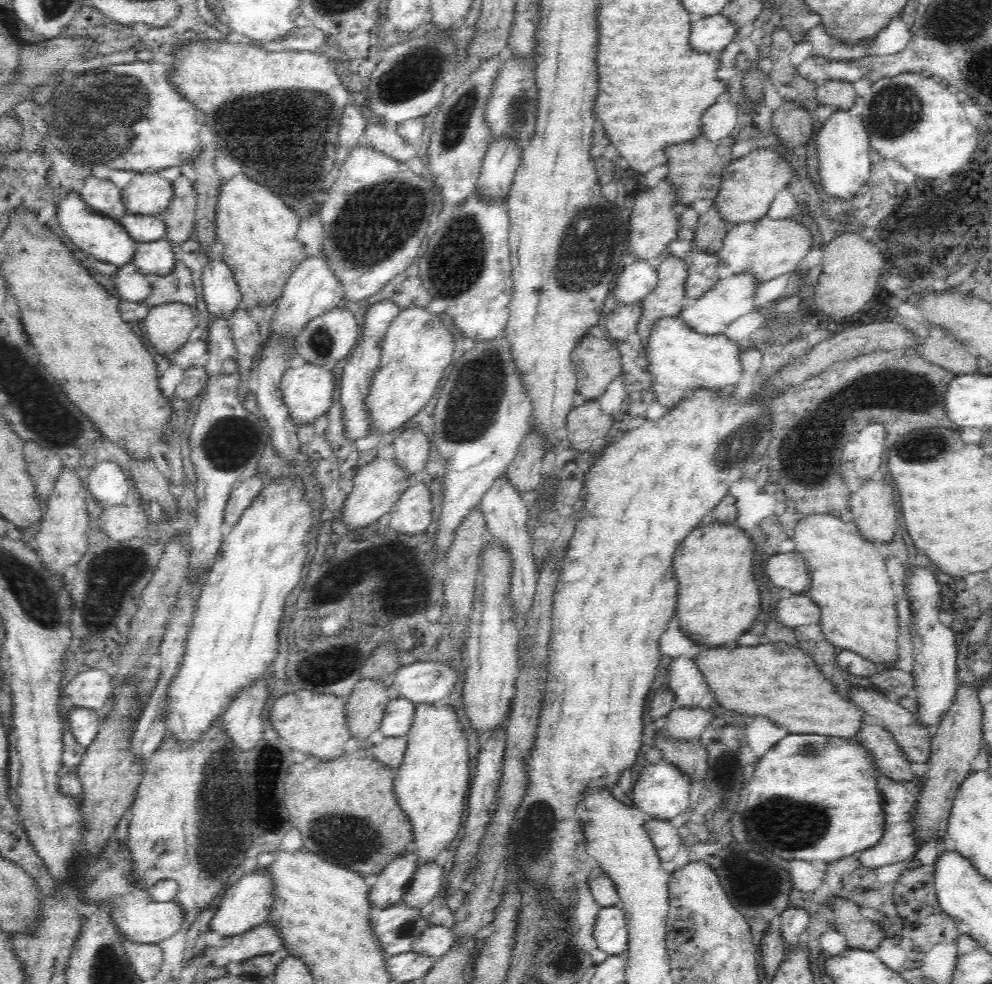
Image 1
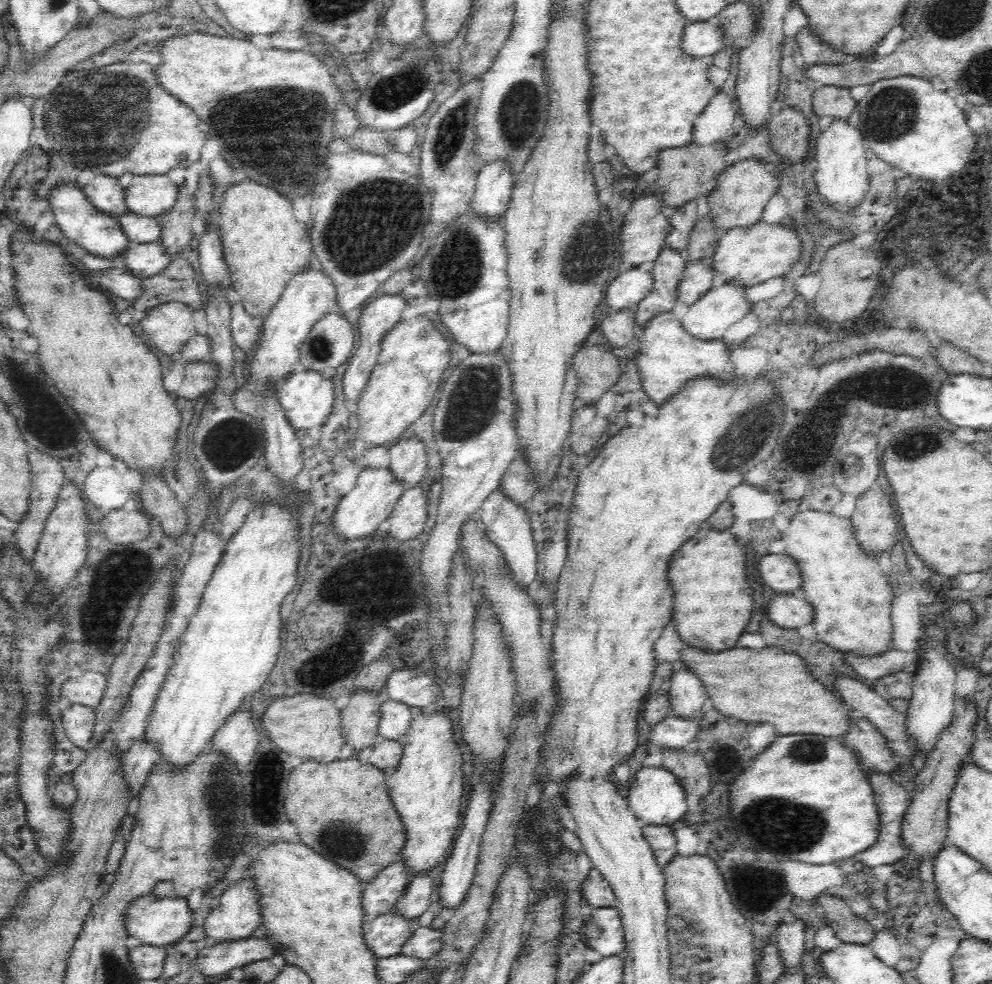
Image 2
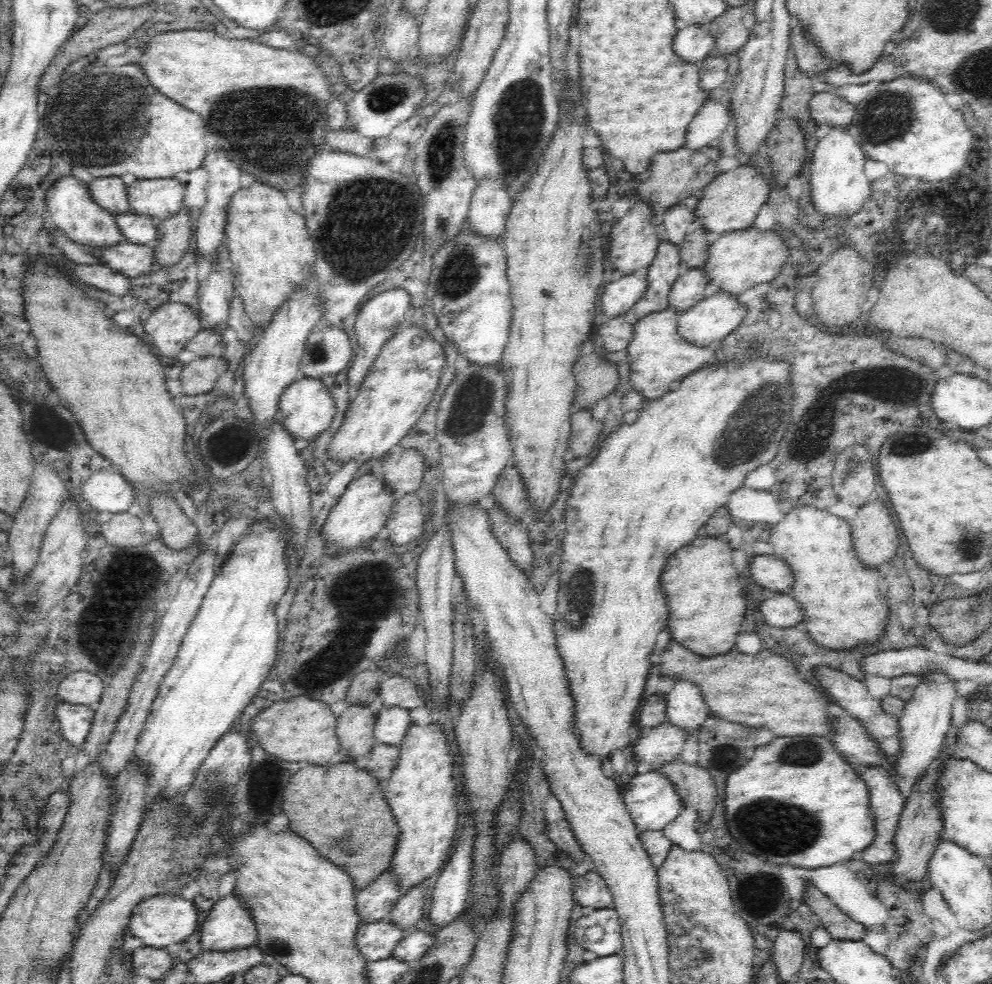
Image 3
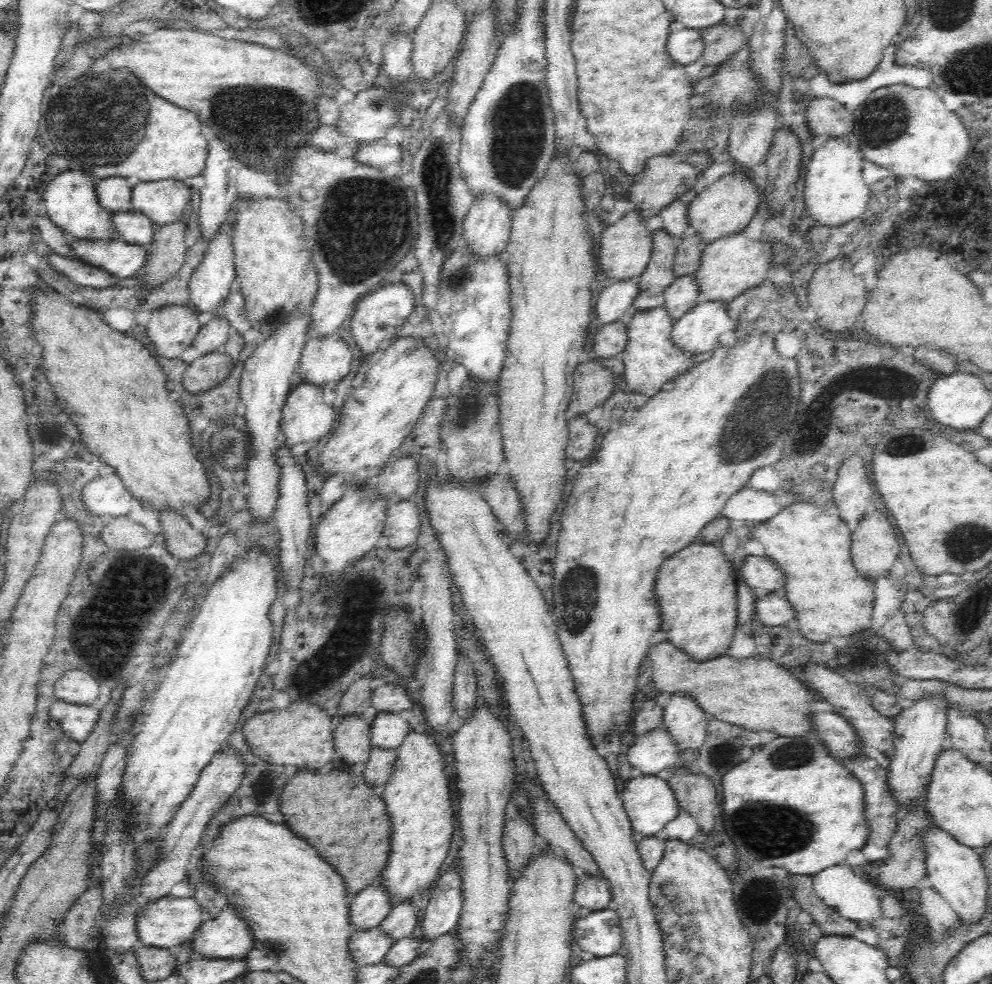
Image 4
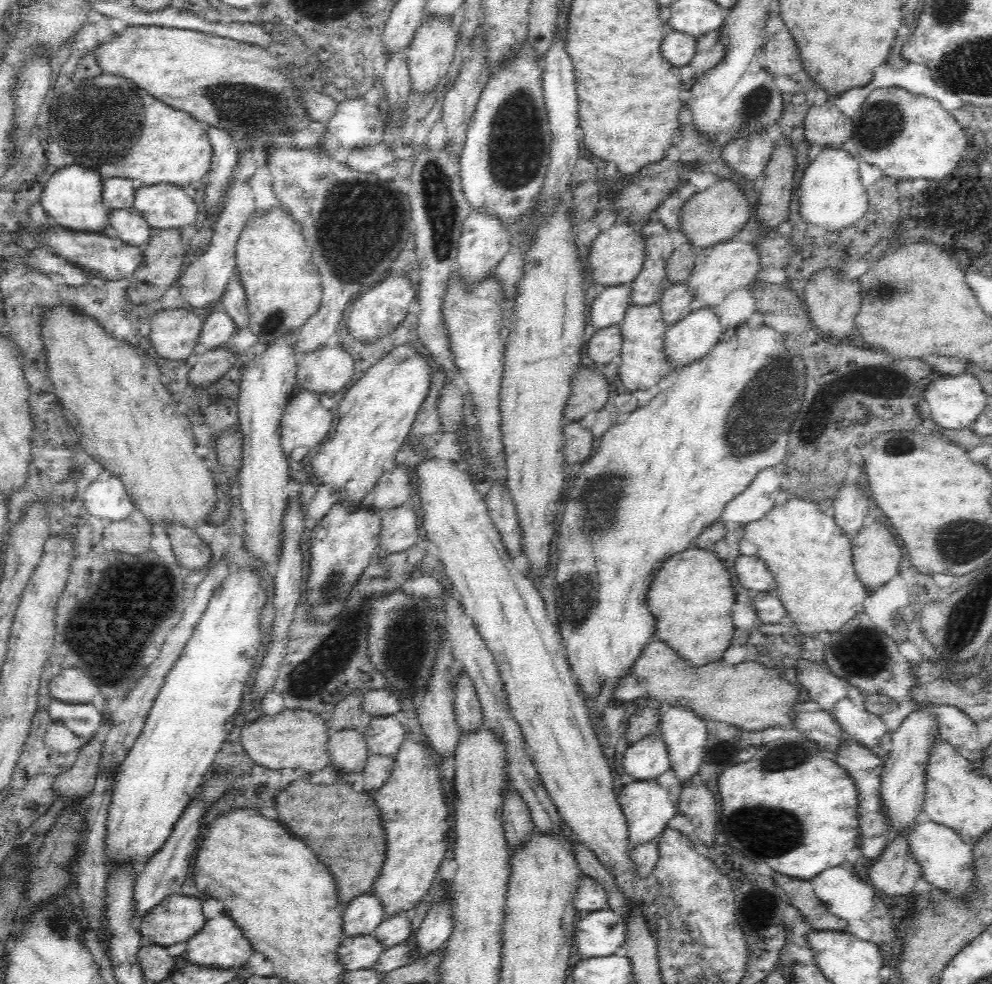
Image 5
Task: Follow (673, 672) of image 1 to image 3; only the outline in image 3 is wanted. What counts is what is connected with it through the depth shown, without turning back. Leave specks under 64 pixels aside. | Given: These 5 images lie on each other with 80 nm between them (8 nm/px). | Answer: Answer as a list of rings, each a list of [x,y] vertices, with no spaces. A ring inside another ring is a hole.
[[[676,681],[674,688],[666,697],[666,721],[684,731],[686,740],[696,736],[699,740],[699,732],[704,721],[711,716],[708,707],[700,695],[700,689],[696,685],[686,681]]]

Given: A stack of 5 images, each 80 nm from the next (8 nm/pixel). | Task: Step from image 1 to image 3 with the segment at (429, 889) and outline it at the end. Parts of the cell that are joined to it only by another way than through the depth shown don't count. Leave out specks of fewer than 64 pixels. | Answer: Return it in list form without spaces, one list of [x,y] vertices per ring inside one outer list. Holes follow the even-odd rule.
[[[416,885],[397,902],[388,919],[392,925],[400,927],[400,931],[408,930],[414,926],[423,924],[426,912],[424,912],[424,901],[422,888]]]

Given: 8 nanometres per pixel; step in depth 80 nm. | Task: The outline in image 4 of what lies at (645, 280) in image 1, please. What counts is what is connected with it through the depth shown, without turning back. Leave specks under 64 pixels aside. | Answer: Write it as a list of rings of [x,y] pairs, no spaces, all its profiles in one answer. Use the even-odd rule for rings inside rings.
[[[638,277],[617,281],[599,294],[594,313],[602,325],[624,320],[623,316],[631,311],[632,301],[638,294]]]

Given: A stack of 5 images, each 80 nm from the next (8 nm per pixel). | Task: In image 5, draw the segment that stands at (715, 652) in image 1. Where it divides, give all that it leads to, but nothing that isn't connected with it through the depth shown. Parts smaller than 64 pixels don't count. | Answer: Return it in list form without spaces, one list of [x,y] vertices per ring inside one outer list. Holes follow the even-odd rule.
[[[653,639],[644,646],[626,676],[644,685],[646,703],[656,708],[662,704],[686,707],[705,722],[728,723],[752,733],[770,726],[792,728],[792,710],[805,698],[797,684],[789,683],[772,670],[766,674],[766,670],[768,667],[756,661],[728,665],[722,659],[699,667],[690,666],[663,641]]]

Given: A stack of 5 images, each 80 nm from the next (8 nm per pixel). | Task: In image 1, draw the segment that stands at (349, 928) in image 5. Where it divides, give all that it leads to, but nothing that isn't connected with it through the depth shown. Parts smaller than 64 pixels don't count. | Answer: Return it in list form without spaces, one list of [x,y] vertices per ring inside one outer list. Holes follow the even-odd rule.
[[[407,849],[402,857],[398,857],[394,862],[390,862],[386,868],[376,875],[375,882],[372,885],[368,885],[368,901],[371,903],[371,909],[386,910],[386,908],[401,903],[416,870],[416,857],[410,849]]]

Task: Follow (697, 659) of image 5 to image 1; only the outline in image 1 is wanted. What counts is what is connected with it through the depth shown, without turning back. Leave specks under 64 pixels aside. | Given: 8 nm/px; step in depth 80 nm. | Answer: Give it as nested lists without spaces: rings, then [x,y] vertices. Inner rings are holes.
[[[726,496],[710,514],[718,522],[696,528],[674,556],[674,578],[678,580],[675,617],[679,629],[698,646],[736,646],[760,612],[760,591],[752,571],[754,546],[750,537],[734,525],[736,507],[736,500]]]

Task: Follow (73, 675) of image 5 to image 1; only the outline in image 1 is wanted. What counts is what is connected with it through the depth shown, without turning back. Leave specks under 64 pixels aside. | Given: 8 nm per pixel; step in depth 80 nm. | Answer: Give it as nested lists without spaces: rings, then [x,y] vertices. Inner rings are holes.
[[[90,669],[77,674],[62,689],[62,694],[72,700],[73,706],[98,711],[110,696],[111,675],[100,669]]]

